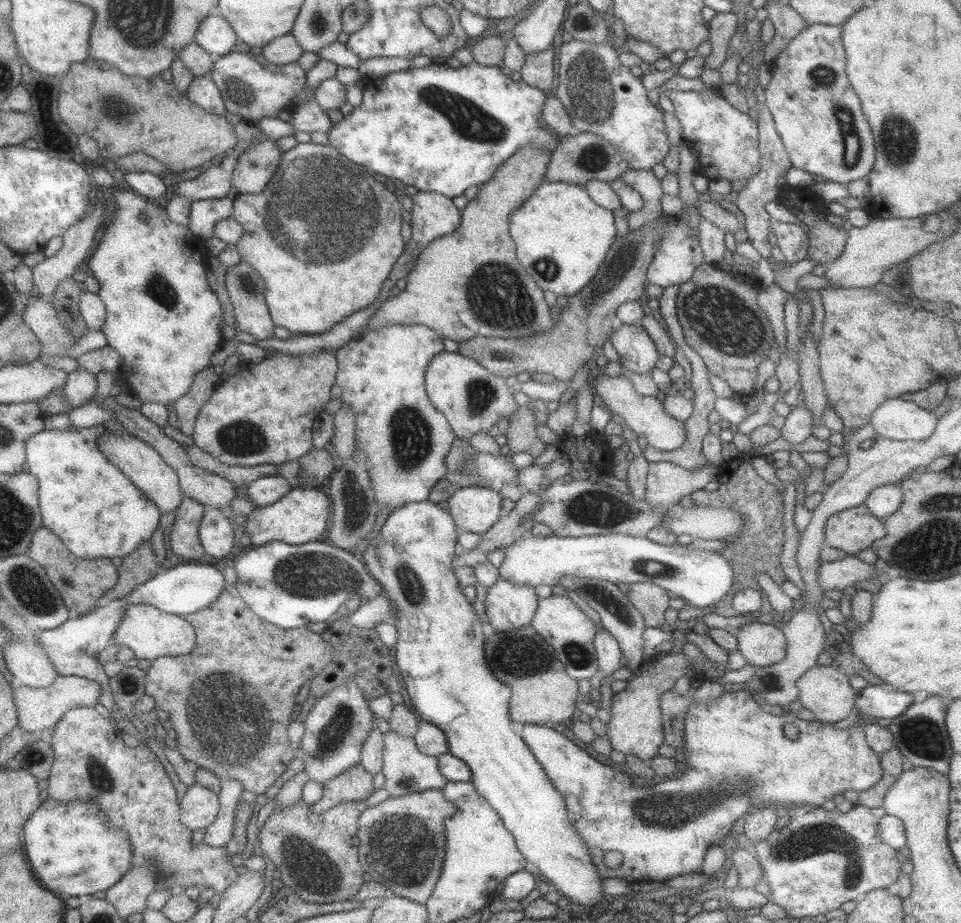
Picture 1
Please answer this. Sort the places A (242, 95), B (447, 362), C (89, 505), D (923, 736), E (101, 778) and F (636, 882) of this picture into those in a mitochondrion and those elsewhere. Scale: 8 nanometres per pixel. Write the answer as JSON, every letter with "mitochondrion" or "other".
{"A":"mitochondrion","B":"other","C":"other","D":"mitochondrion","E":"mitochondrion","F":"other"}

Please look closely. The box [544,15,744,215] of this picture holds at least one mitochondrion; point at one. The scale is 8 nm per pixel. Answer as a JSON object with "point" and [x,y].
{"point":[595,95]}

